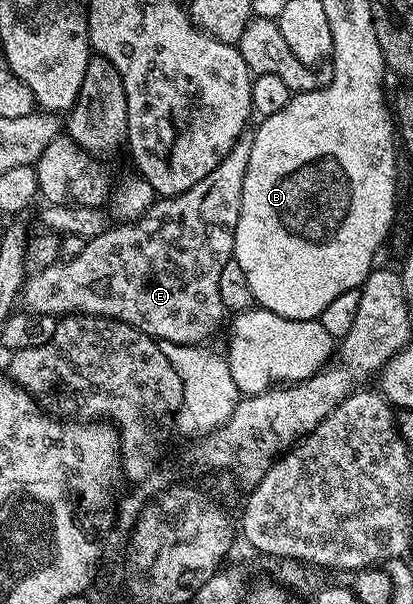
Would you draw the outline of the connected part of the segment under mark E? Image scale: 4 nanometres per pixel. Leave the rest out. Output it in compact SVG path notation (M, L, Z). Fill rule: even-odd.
M244 134L237 138L233 150L217 165L212 172L205 174L197 186L189 186L176 196L165 196L156 199L148 208L143 211L142 216L134 222L119 222L114 226L108 226L101 234L97 234L91 240L88 240L85 250L81 250L79 256L69 256L60 258L54 264L45 266L40 272L30 273L23 281L23 290L21 293L21 308L24 312L33 314L45 314L62 318L64 316L74 316L82 314L85 316L110 316L112 320L120 320L129 326L139 328L145 335L154 338L156 341L168 340L174 344L194 344L196 346L207 342L207 339L219 328L219 323L225 317L225 309L221 302L221 270L233 259L235 251L235 227L237 218L241 214L241 190L243 189L243 179L245 170L249 170L249 150L251 149L251 136Z

